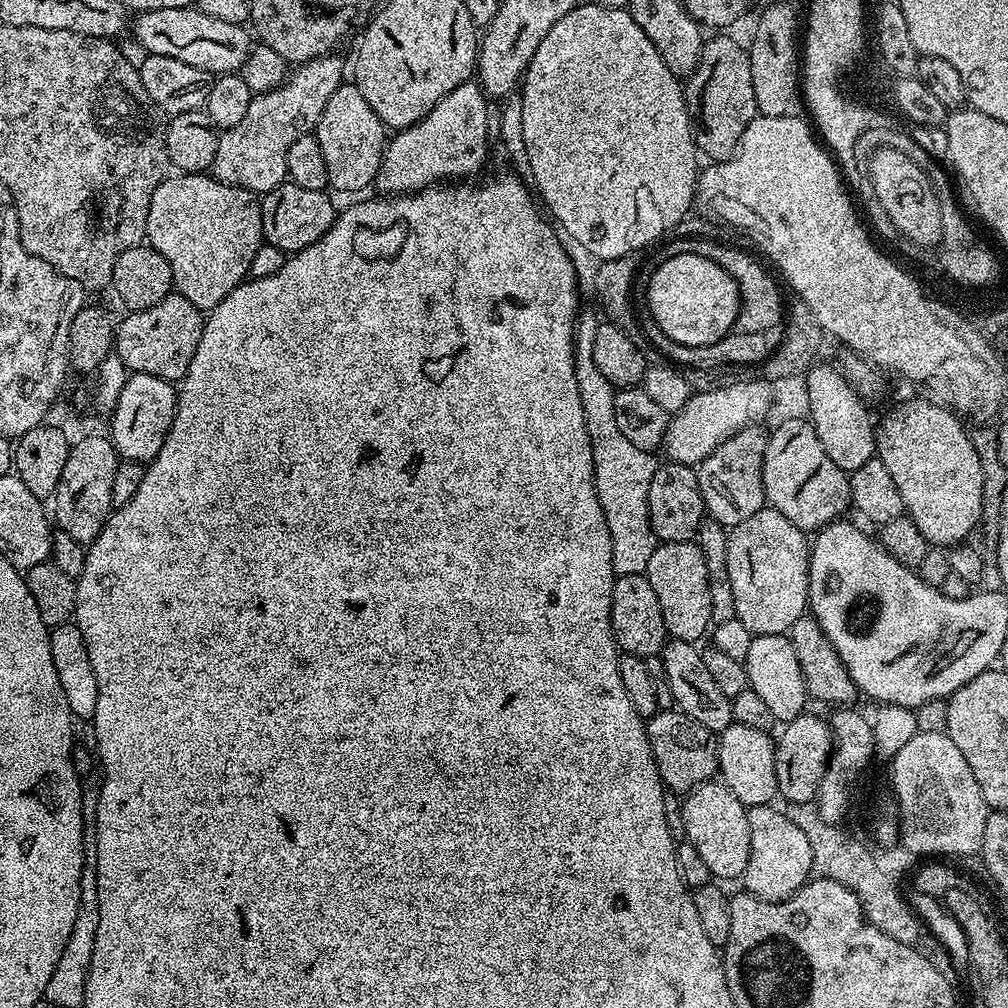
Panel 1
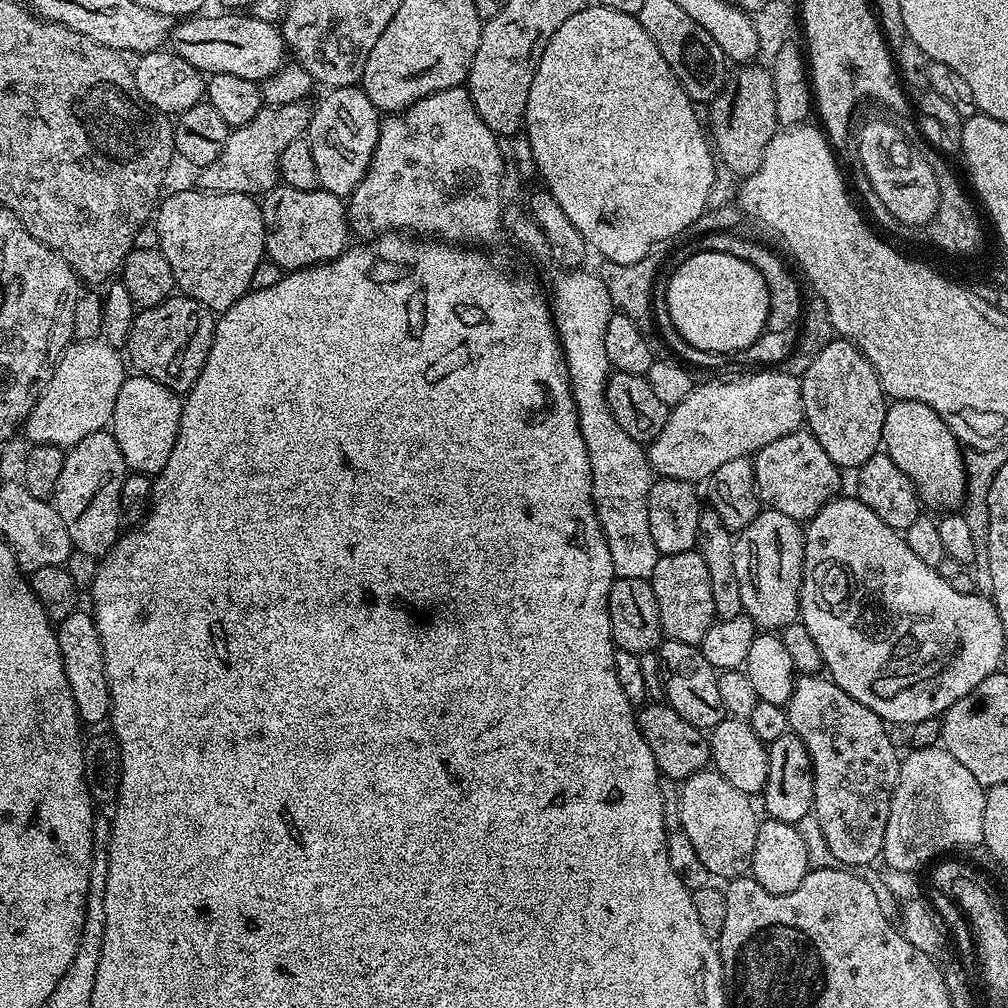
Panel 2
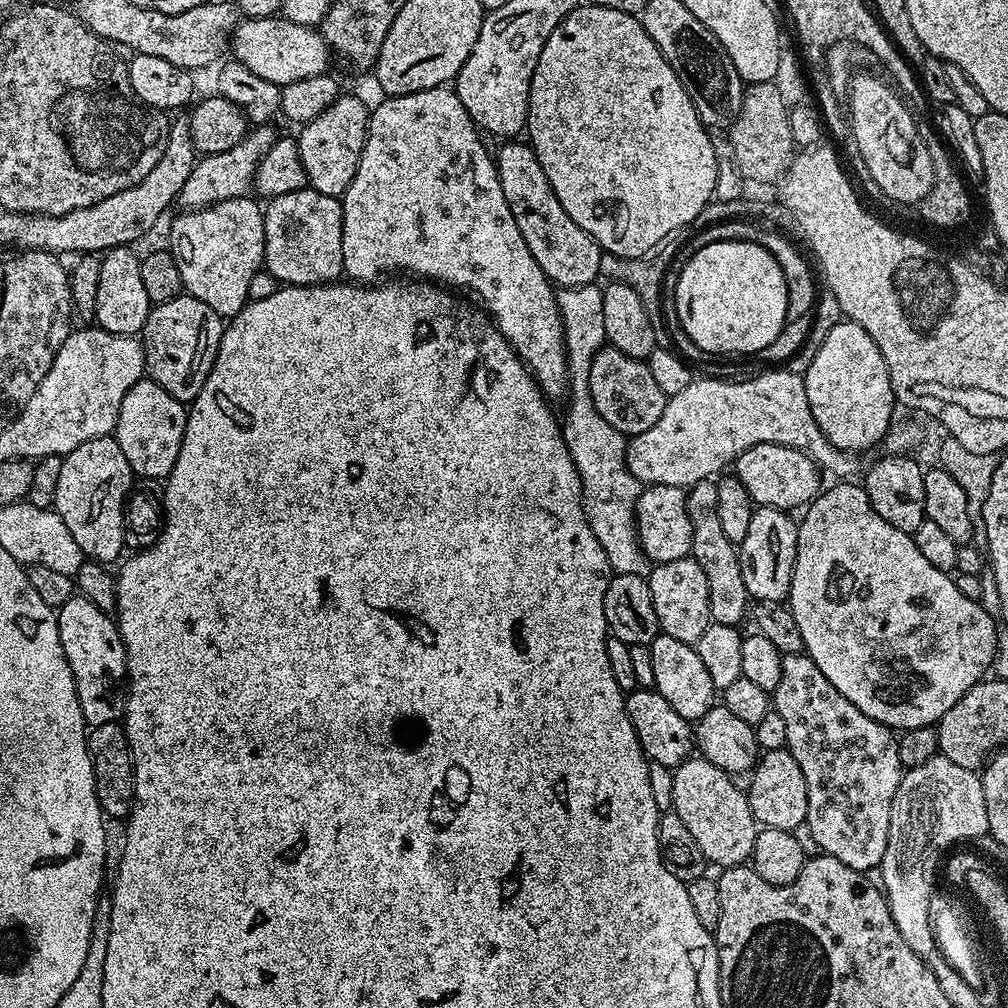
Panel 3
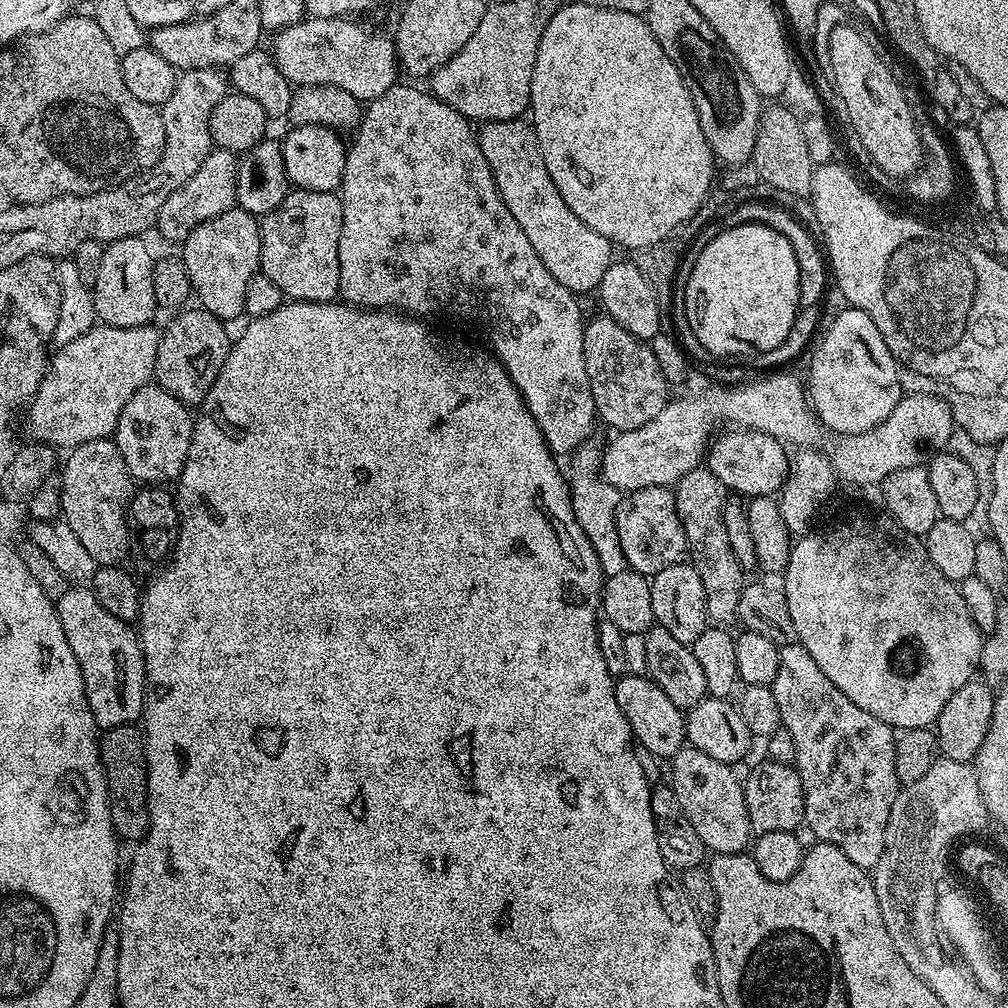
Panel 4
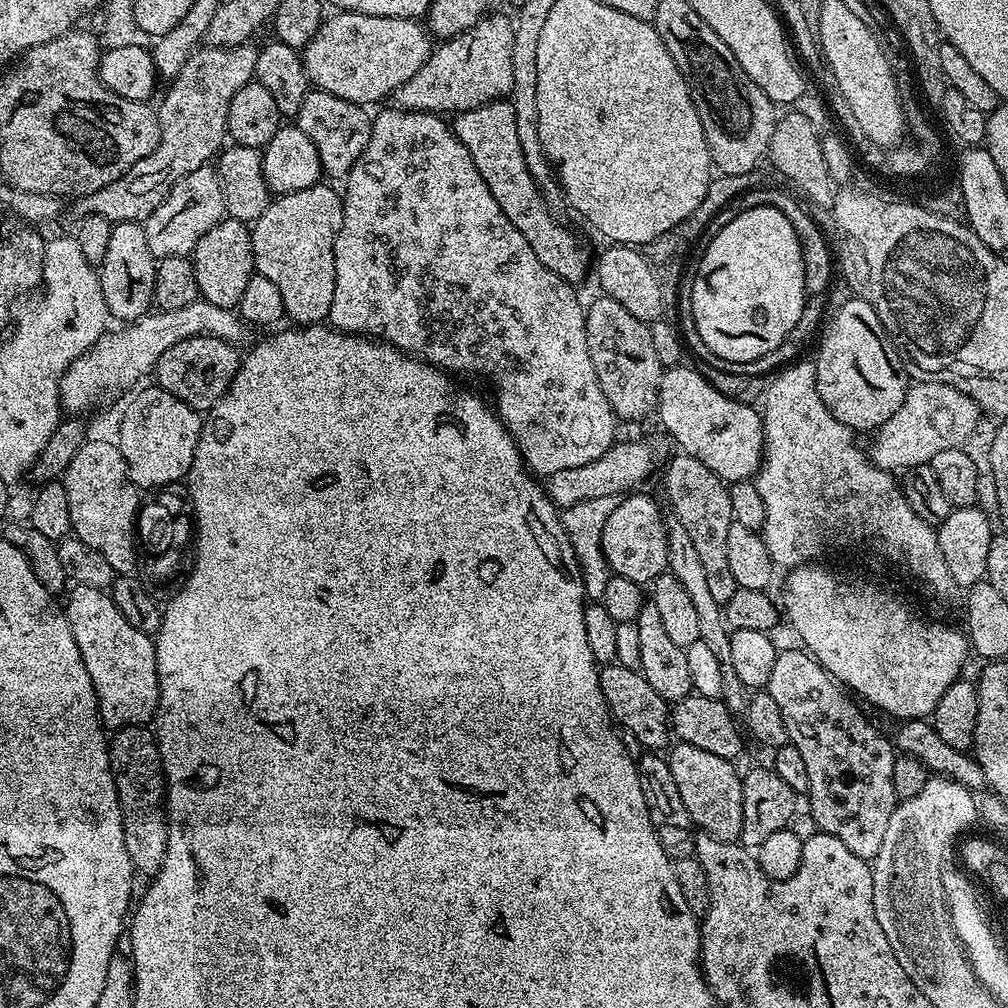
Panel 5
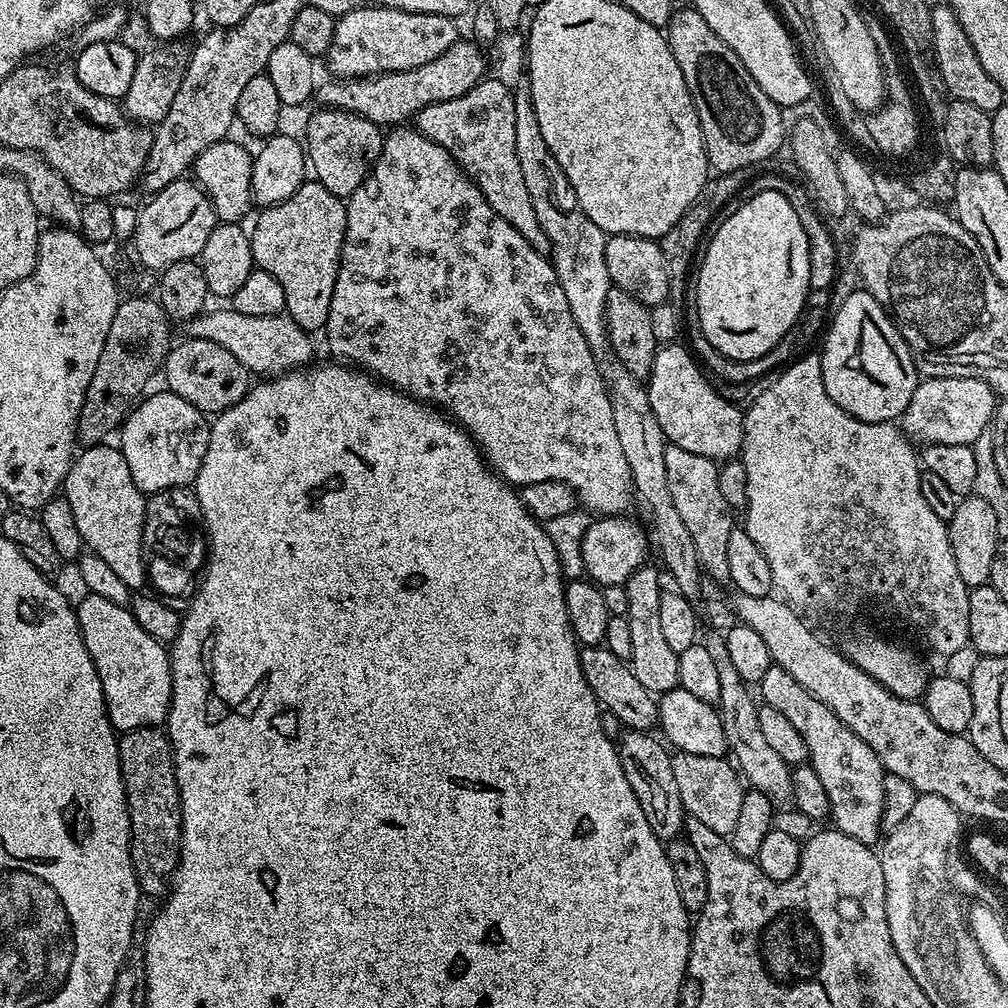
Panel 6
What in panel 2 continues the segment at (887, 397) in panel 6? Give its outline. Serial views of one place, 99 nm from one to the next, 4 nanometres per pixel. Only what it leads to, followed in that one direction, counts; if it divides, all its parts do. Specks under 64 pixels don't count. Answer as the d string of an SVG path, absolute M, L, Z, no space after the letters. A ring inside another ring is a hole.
M833 338L826 347L810 362L810 370L806 370L799 377L800 393L802 394L802 406L804 407L804 424L812 437L830 454L830 458L841 470L858 470L868 459L881 451L882 426L884 425L884 409L886 397L882 386L878 382L878 374L874 366L866 357L852 345L849 340Z

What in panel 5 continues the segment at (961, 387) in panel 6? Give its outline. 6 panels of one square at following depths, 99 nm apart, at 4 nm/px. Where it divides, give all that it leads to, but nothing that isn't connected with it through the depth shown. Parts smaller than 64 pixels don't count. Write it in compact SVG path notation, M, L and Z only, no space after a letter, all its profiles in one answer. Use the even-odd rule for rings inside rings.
M913 383L902 405L875 431L869 455L880 469L904 472L931 463L939 451L963 447L980 421L980 411L969 396L944 383Z

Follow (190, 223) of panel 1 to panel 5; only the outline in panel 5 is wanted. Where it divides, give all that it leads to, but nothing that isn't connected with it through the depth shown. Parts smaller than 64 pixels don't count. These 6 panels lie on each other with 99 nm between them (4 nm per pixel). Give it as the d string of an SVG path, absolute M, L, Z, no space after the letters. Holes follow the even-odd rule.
M225 218L210 229L196 243L196 250L190 257L194 274L198 278L198 290L208 303L231 310L239 309L246 282L254 274L252 263L252 234L249 225L240 220Z

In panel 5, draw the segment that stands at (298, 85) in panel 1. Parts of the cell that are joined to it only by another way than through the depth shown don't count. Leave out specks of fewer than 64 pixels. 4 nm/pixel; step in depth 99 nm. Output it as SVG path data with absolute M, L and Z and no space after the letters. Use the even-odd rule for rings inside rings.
M205 166L198 170L190 170L166 194L162 206L150 214L150 218L143 221L146 240L156 258L165 256L191 257L196 250L196 243L215 224L225 219L224 188L220 184L220 173L215 167Z

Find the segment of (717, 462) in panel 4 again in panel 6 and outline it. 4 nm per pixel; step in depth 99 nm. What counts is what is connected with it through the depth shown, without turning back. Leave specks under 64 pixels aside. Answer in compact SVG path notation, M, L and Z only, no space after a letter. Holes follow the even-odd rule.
M673 342L657 347L652 371L646 377L650 406L654 410L654 418L658 418L658 426L662 426L665 441L674 446L682 446L682 450L690 450L690 454L702 454L702 458L717 462L739 457L744 442L744 412L729 402L723 391L719 387L715 388L700 373L695 358L682 345L683 343Z

